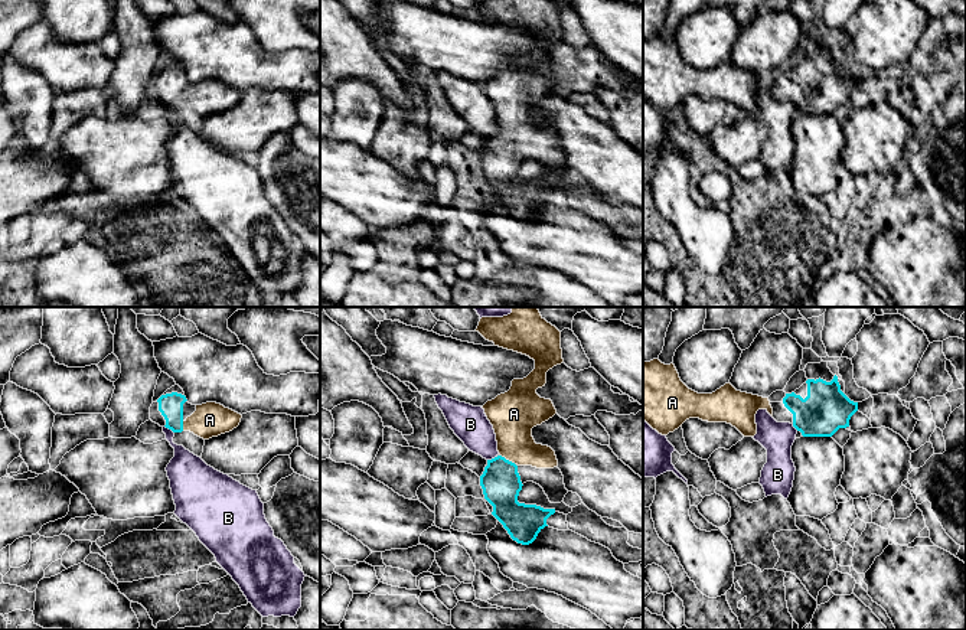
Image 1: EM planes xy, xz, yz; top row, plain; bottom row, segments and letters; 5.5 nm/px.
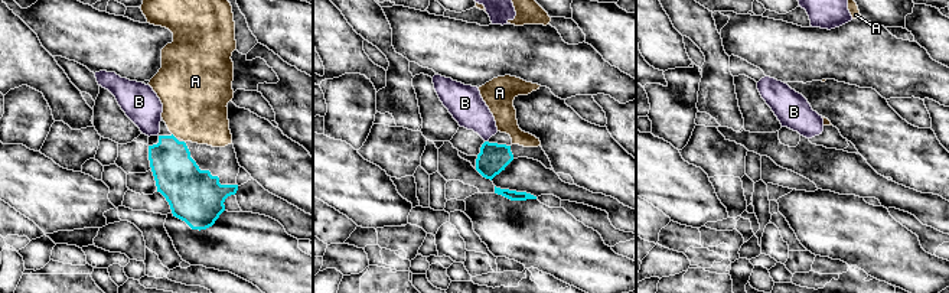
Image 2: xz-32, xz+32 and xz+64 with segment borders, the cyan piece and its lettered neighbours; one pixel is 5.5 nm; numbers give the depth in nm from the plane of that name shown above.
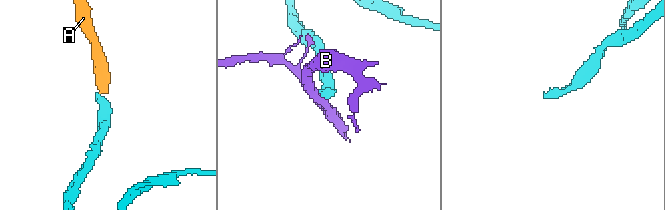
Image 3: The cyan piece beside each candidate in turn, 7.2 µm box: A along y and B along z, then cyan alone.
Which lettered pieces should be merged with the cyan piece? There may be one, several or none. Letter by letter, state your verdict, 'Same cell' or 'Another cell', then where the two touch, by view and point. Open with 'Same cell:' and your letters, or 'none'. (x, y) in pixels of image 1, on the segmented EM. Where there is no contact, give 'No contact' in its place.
Same cell: A
A: Same cell. Touches cyan at xz (508, 460)
B: Another cell. Touches cyan at xz (492, 459)

